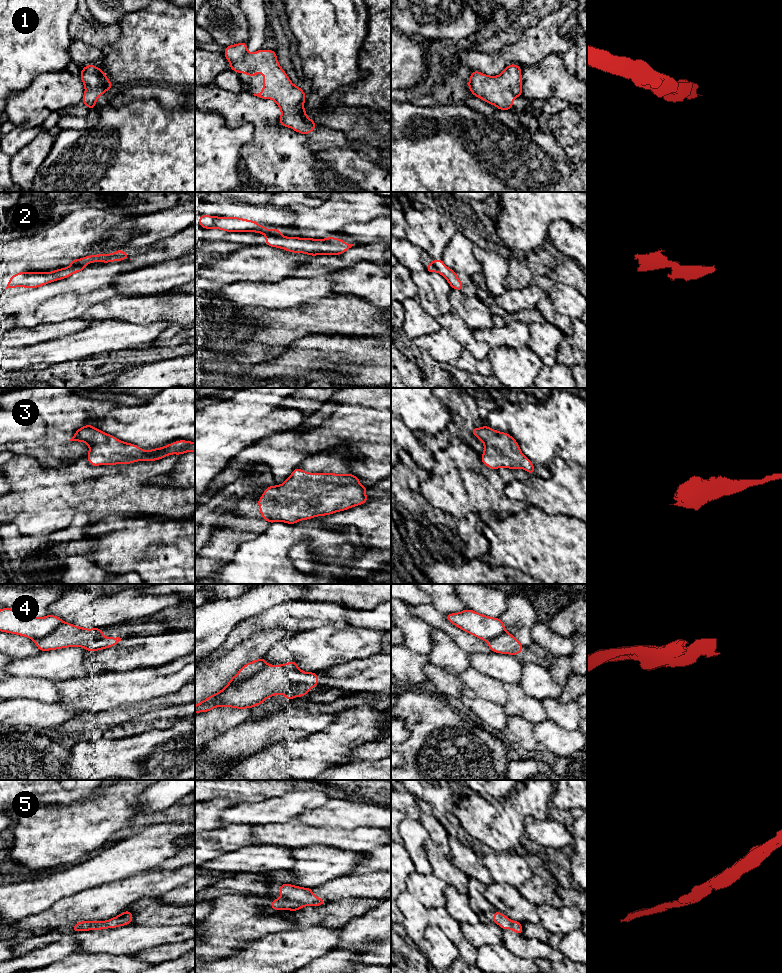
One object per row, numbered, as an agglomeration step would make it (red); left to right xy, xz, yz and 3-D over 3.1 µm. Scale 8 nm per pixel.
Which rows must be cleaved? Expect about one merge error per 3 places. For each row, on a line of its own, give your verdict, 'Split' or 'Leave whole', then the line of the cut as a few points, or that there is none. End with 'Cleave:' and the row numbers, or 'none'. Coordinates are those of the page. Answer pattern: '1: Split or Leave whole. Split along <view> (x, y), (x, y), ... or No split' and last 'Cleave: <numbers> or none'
1: Leave whole. No split
2: Split. Split along xy (84, 264), (70, 266)
3: Leave whole. No split
4: Split. Split along xz (268, 665), (226, 688), (219, 695), (217, 706)
5: Leave whole. No split
Cleave: 2, 4

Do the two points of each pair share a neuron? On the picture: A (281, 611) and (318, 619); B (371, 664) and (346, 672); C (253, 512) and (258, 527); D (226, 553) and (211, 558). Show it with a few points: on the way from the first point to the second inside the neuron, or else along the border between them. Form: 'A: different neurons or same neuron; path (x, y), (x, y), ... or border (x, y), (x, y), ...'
A: same neuron; path (290, 619), (309, 619)
B: same neuron; path (365, 669), (352, 672)
C: same neuron; path (253, 516), (256, 523)
D: same neuron; path (222, 554), (215, 556)

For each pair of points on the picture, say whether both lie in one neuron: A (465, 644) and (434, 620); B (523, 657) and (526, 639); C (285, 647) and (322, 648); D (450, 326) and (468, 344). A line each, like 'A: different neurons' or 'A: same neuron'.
A: same neuron
B: different neurons
C: same neuron
D: same neuron

